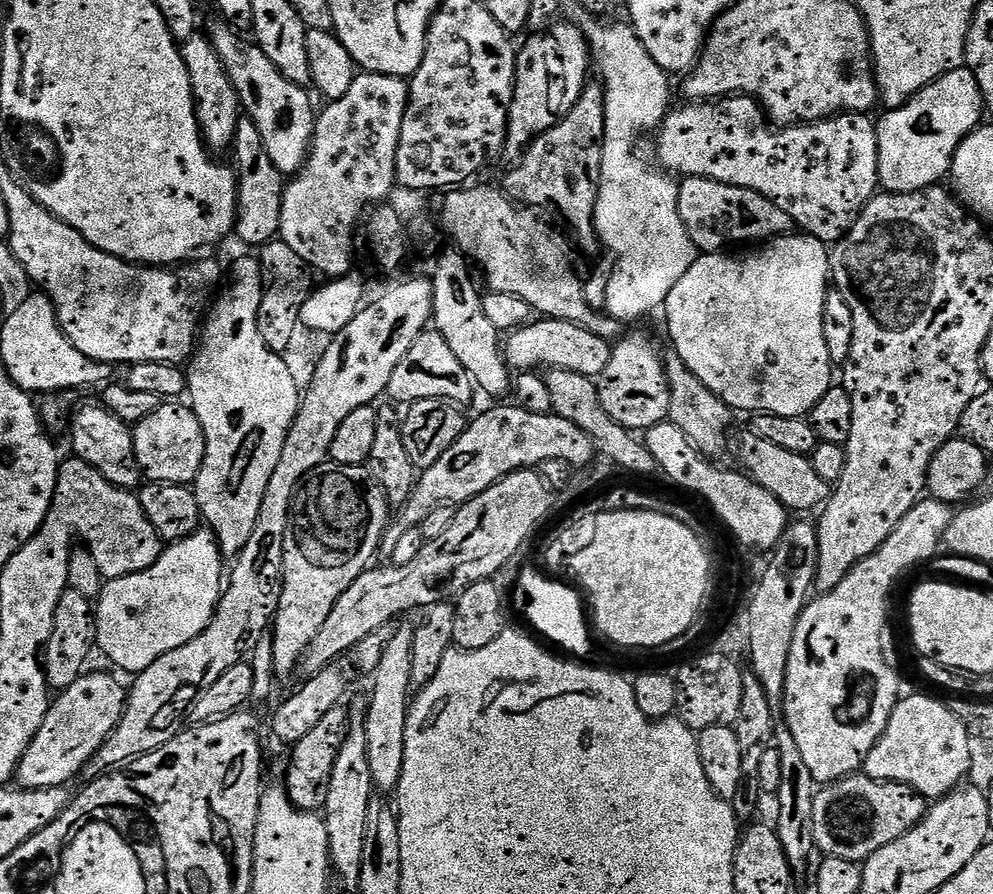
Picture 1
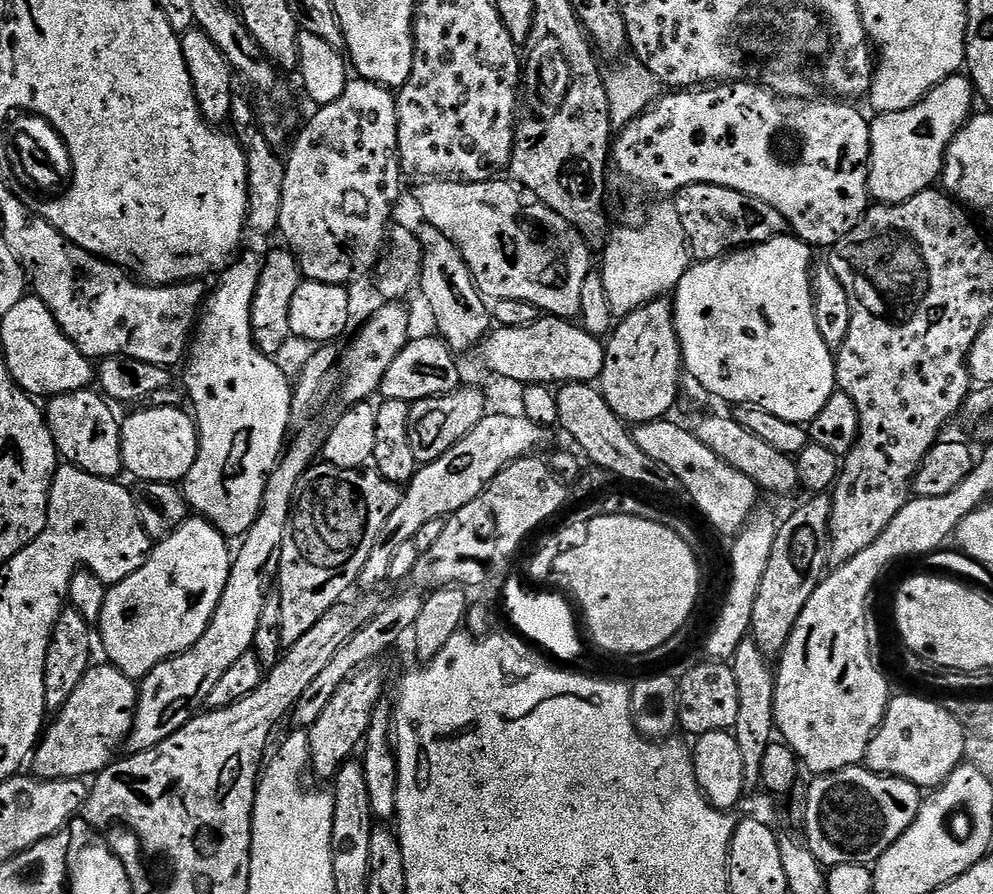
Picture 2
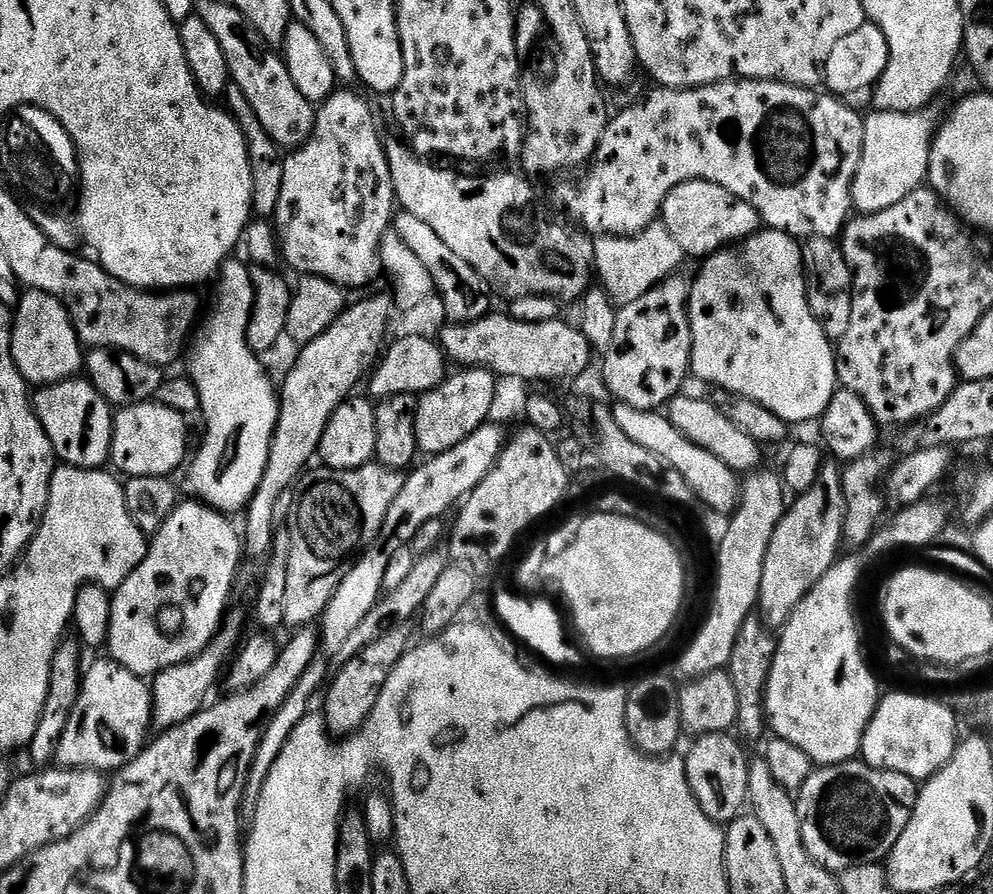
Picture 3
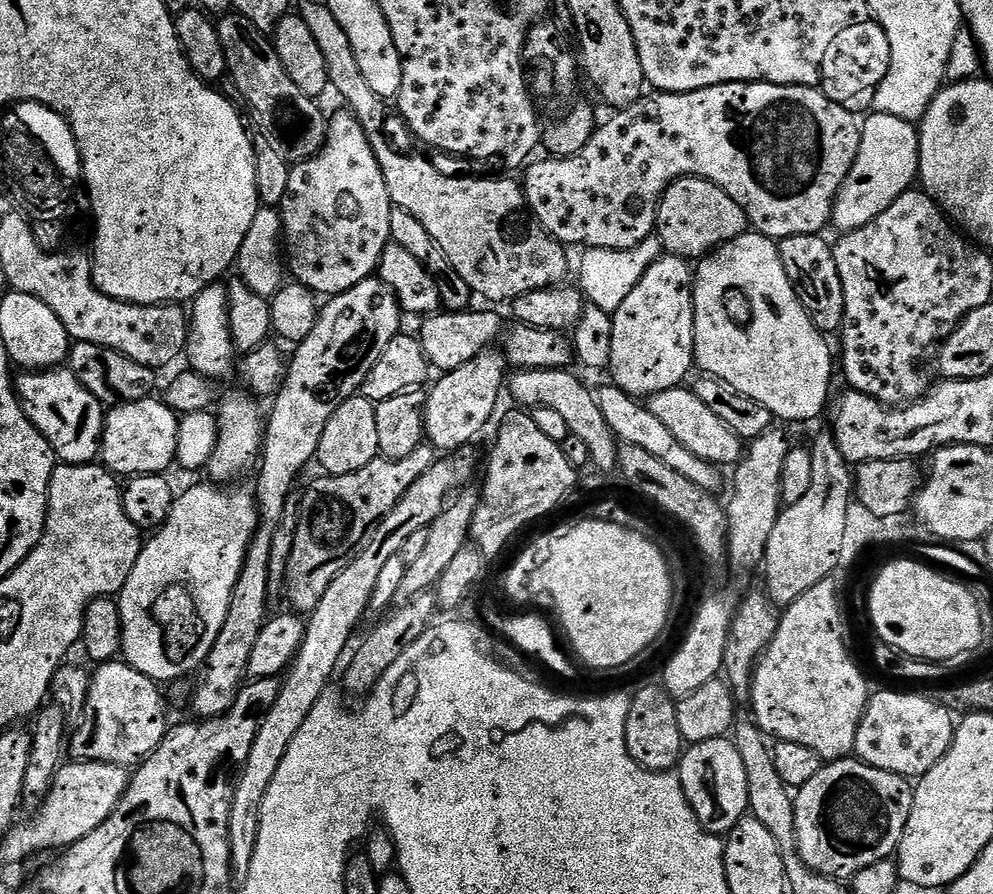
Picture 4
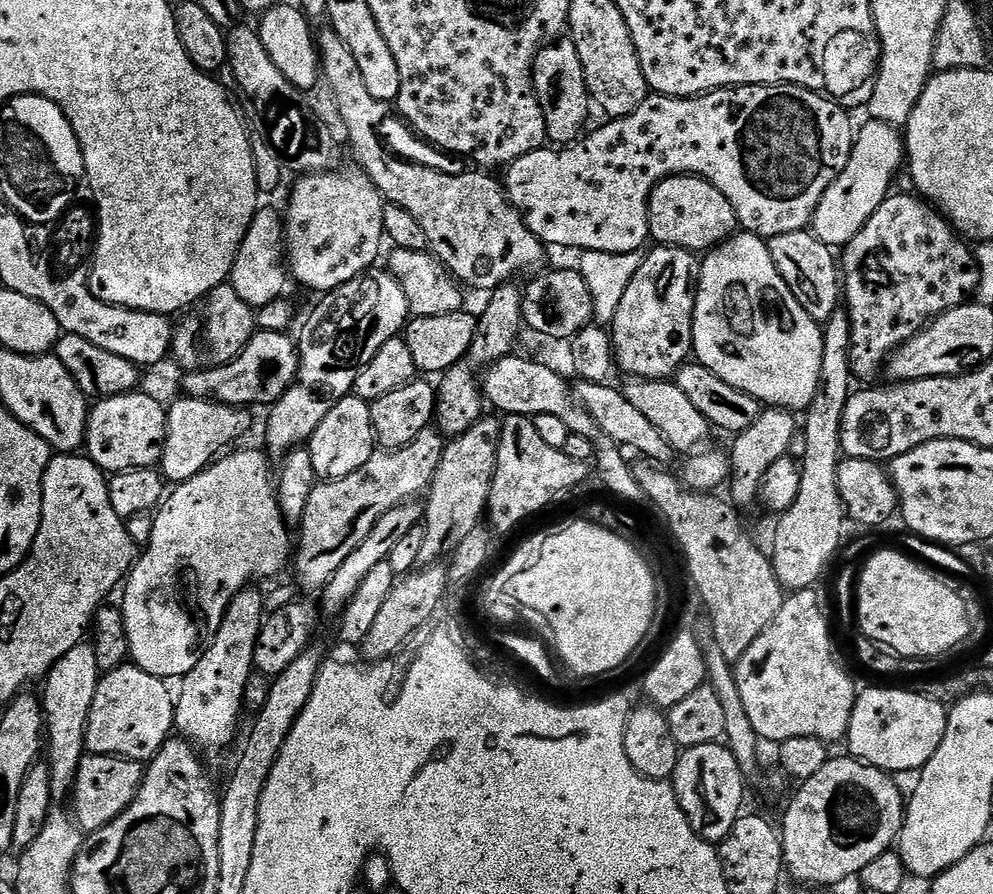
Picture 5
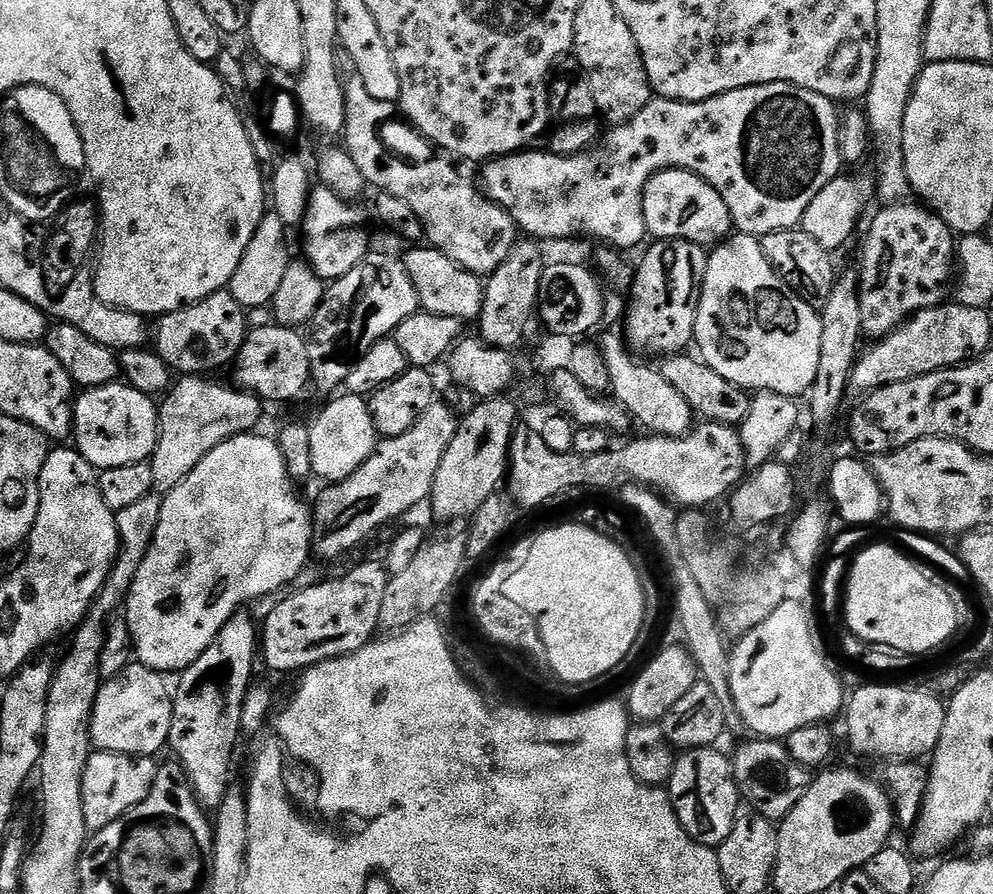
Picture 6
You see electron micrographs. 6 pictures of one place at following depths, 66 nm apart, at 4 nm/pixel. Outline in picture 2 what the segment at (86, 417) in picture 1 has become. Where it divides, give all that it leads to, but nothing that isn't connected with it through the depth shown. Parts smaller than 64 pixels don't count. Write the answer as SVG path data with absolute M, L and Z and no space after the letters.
M99 391L62 393L51 397L47 404L46 423L52 431L57 453L67 463L100 476L103 480L116 480L124 472L120 441L121 421L118 416L116 420L112 413L113 405Z

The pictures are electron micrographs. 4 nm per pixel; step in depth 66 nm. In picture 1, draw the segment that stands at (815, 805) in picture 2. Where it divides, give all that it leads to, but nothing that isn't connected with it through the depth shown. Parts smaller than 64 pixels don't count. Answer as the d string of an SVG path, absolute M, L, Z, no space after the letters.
M863 774L845 776L833 784L823 785L814 798L814 842L824 856L846 858L863 862L870 859L882 846L890 846L902 838L910 829L915 828L924 818L930 807L929 801L920 792L898 782L875 780Z

